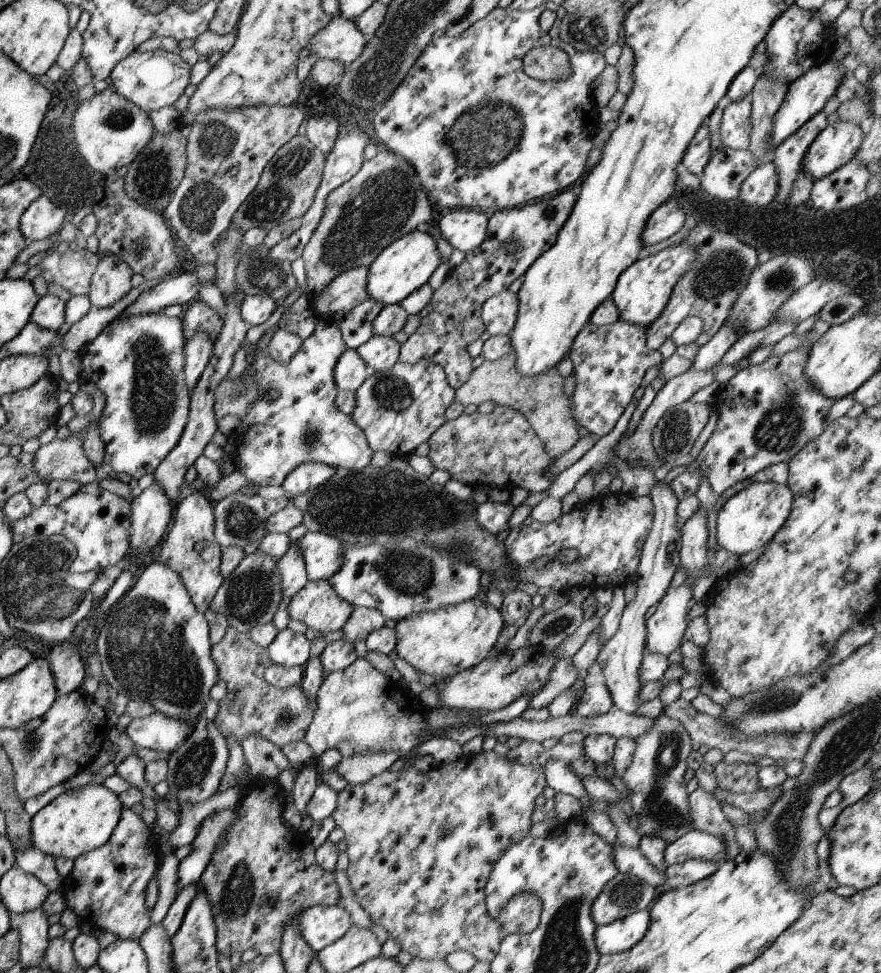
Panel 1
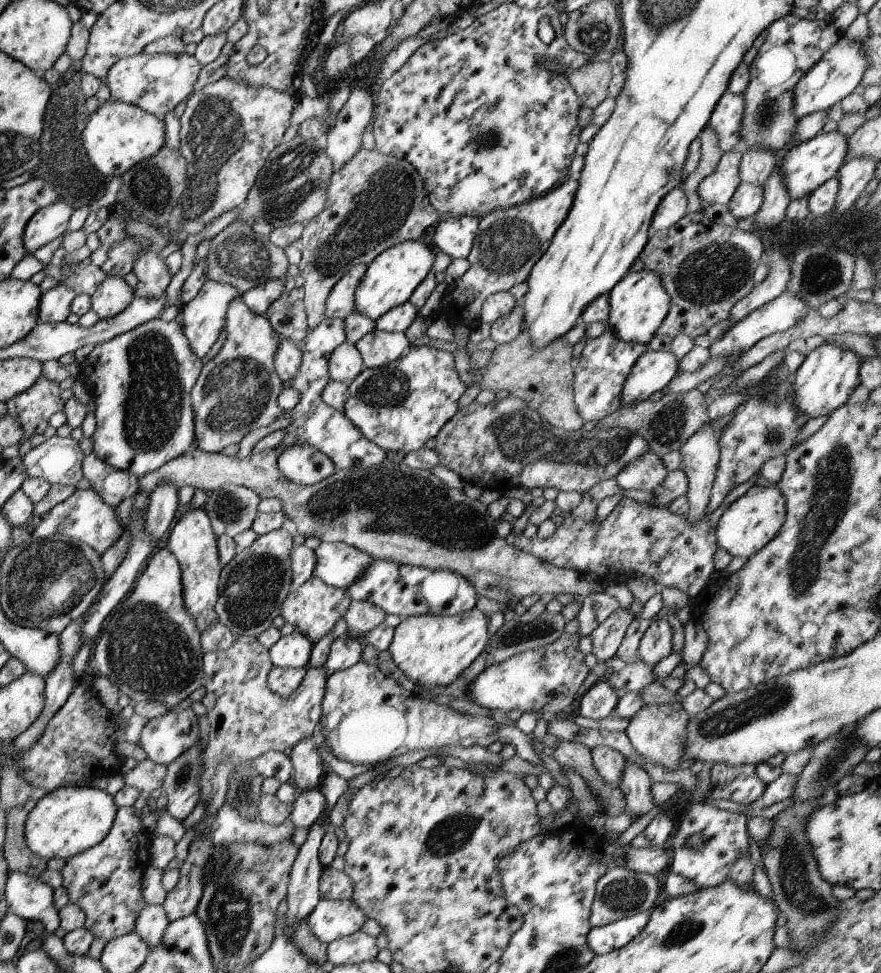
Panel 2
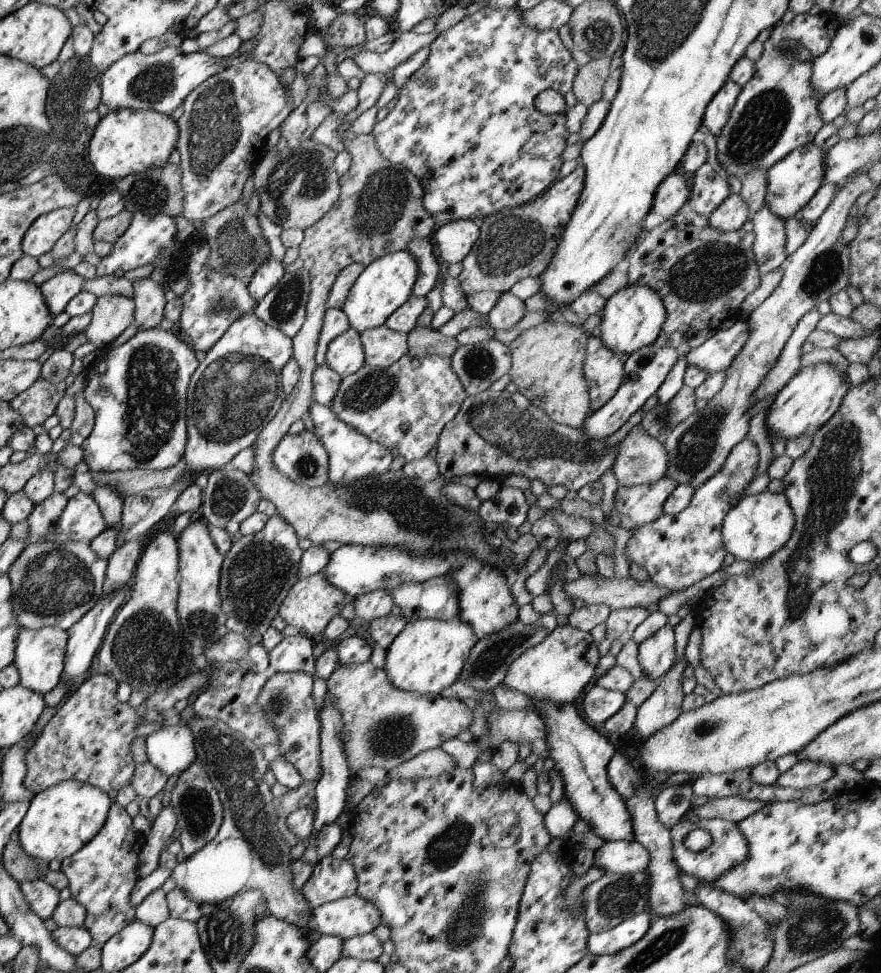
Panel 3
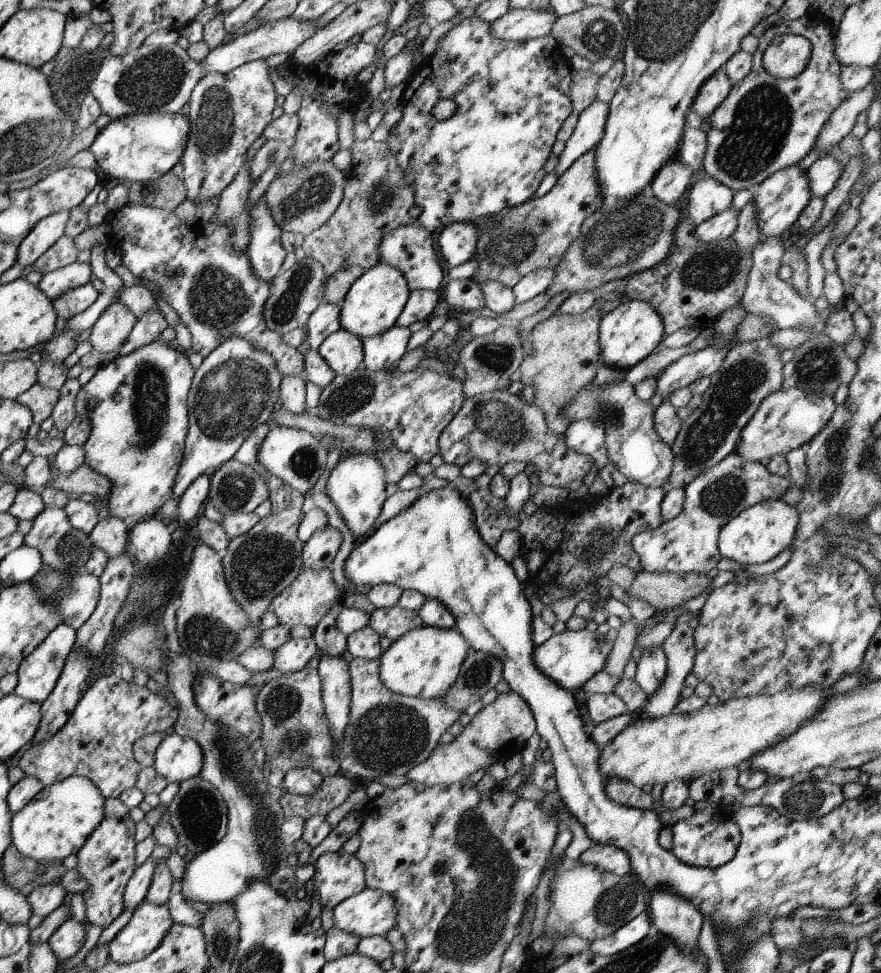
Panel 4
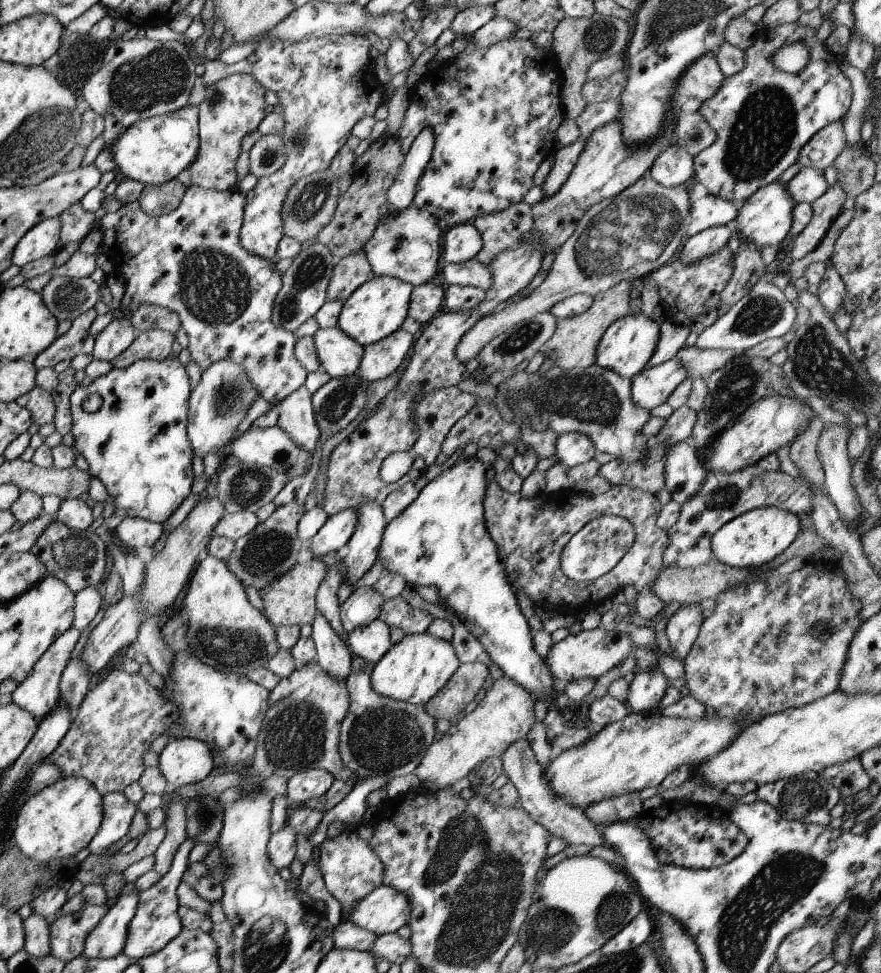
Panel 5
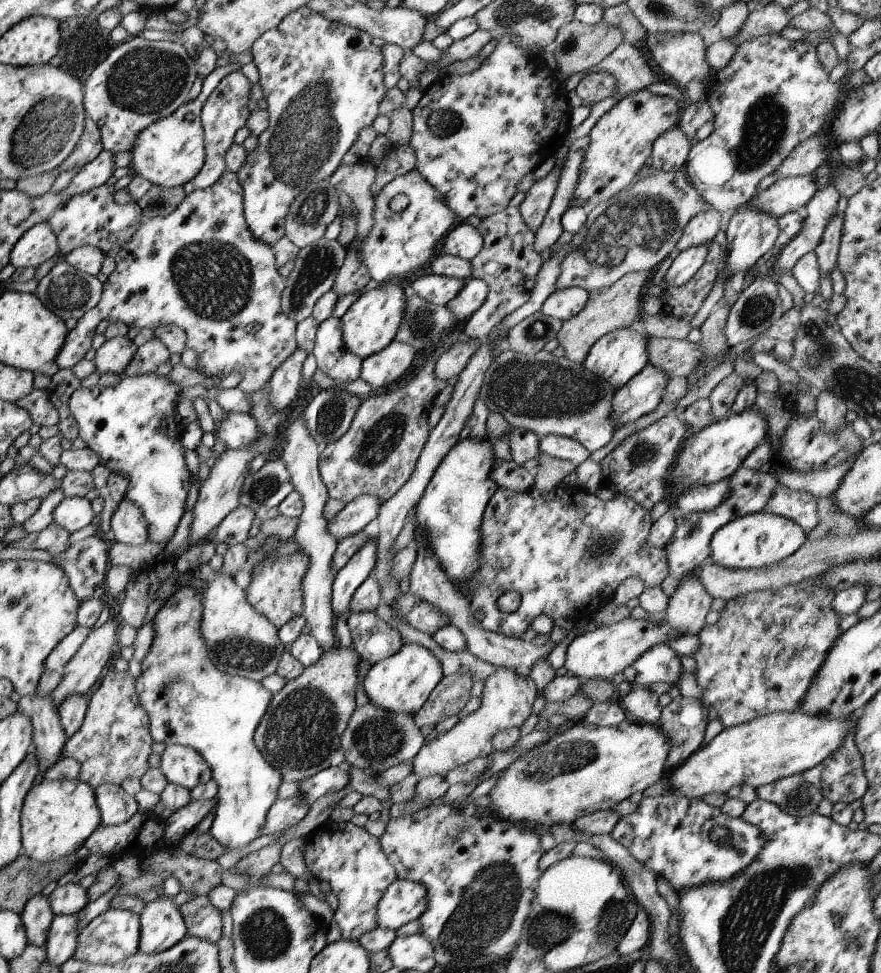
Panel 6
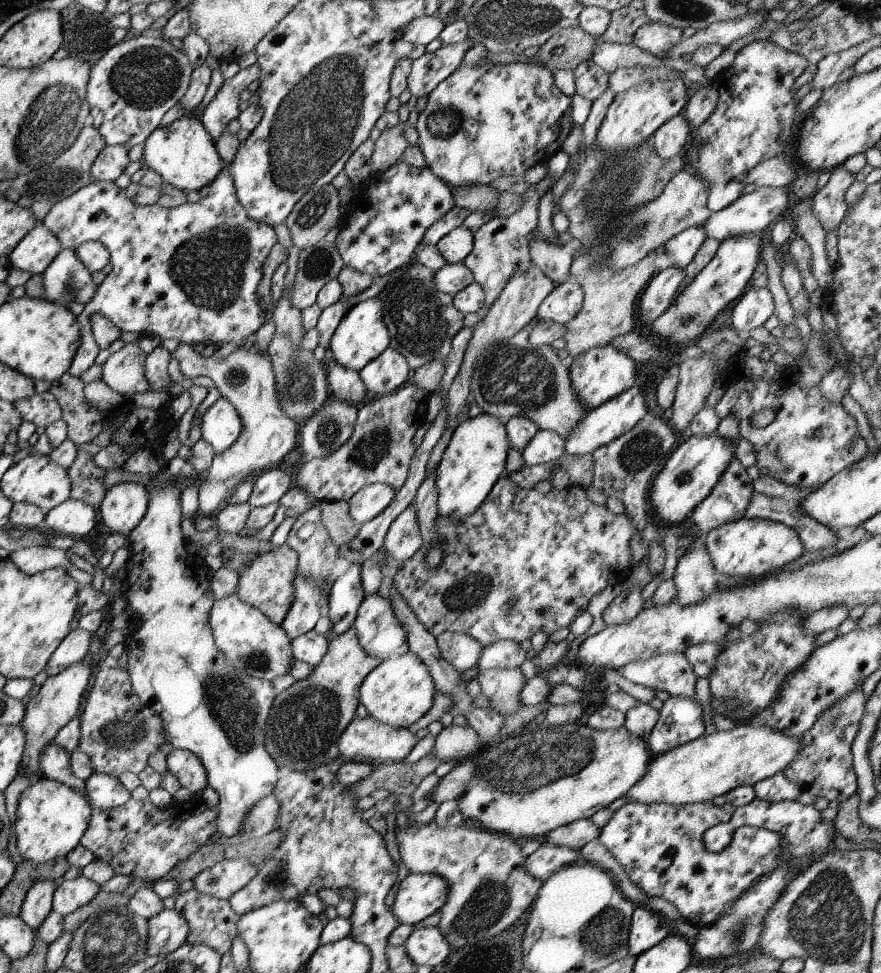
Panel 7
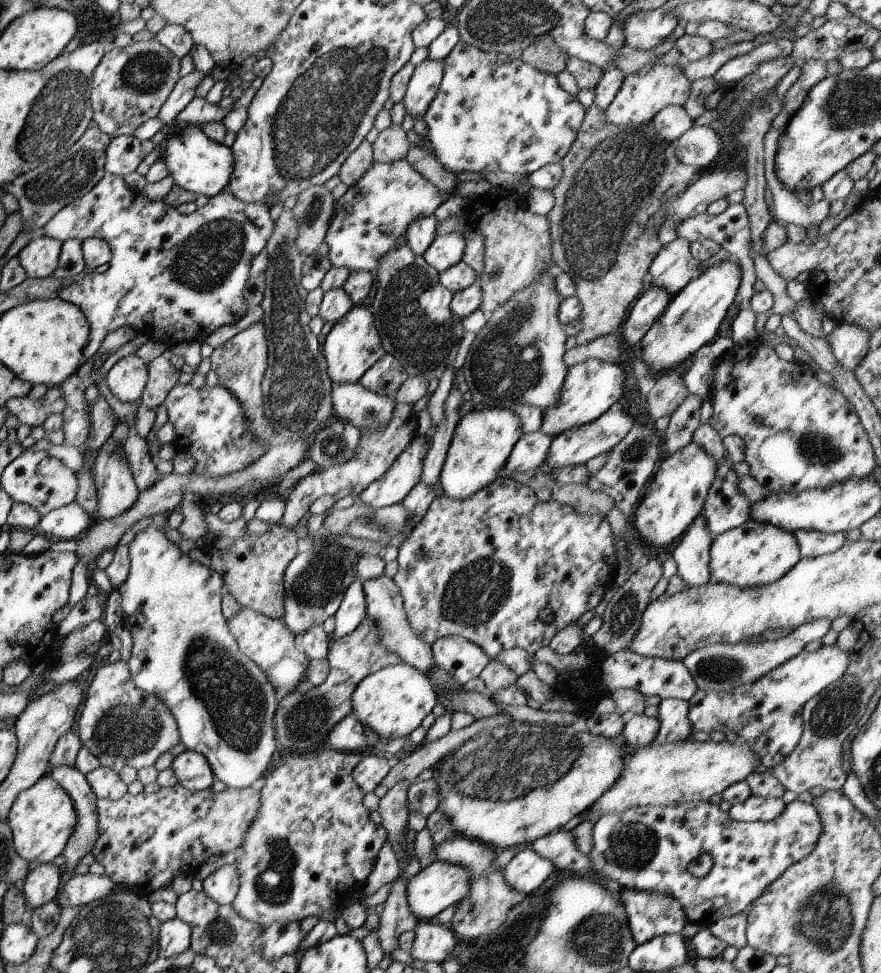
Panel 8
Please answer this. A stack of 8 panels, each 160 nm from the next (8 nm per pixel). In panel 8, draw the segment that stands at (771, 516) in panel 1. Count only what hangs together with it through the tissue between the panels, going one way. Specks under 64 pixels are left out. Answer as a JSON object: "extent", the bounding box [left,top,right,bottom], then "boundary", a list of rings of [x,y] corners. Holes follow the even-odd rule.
{"extent":[708,520,801,589],"boundary":[[[747,520],[738,527],[713,536],[708,555],[708,574],[711,581],[735,585],[740,589],[775,582],[801,558],[792,532],[753,520]]]}

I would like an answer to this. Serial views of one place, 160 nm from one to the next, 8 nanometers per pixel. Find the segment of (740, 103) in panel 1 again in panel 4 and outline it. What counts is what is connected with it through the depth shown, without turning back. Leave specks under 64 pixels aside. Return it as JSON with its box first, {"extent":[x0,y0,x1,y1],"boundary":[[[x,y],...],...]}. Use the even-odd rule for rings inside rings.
{"extent":[691,67,734,118],"boundary":[[[719,67],[711,77],[709,77],[695,94],[691,103],[691,110],[703,118],[708,115],[728,93],[728,90],[734,85],[725,74],[722,67]]]}

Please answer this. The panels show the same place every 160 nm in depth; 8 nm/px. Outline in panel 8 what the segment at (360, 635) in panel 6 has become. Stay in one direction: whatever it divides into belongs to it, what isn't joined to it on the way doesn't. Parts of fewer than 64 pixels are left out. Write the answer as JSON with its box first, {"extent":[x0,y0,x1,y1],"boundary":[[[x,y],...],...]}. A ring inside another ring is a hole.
{"extent":[362,574,434,675],"boundary":[[[385,574],[370,578],[362,582],[363,594],[366,604],[366,616],[376,622],[382,632],[381,644],[391,652],[399,655],[403,663],[427,675],[434,666],[430,645],[419,640],[411,630],[403,610],[402,598],[393,579]]]}

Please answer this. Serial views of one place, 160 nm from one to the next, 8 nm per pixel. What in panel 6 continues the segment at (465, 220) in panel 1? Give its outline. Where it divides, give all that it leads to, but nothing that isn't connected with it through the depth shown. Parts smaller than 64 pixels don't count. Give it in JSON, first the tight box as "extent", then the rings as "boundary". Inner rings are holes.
{"extent":[442,222,482,260],"boundary":[[[458,222],[448,233],[444,234],[442,250],[445,254],[471,260],[482,247],[482,238],[477,229],[464,222]]]}

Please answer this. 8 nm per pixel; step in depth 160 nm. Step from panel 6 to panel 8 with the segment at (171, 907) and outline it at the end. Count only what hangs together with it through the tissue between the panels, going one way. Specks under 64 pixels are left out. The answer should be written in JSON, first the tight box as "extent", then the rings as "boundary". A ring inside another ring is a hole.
{"extent":[158,916,190,957],"boundary":[[[176,916],[158,926],[159,957],[170,957],[189,949],[190,926]]]}

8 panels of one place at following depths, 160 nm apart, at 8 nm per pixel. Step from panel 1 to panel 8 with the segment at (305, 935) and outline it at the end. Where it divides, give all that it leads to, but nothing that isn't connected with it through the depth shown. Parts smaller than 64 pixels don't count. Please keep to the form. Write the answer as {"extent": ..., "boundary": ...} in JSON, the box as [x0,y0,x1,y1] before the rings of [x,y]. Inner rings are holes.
{"extent":[405,860,470,920],"boundary":[[[431,860],[430,864],[419,871],[406,882],[405,895],[409,910],[417,920],[434,920],[435,915],[445,907],[455,905],[468,895],[470,872],[467,867]]]}

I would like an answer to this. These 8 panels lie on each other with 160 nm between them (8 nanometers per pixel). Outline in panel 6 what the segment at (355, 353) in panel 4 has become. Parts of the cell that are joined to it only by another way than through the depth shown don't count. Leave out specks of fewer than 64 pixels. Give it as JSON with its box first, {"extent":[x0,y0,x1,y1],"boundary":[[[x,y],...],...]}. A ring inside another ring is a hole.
{"extent":[311,315,361,385],"boundary":[[[329,315],[329,318],[318,323],[315,331],[313,346],[311,347],[311,354],[316,360],[316,368],[327,374],[331,380],[335,380],[339,385],[344,385],[347,382],[353,382],[360,373],[361,359],[351,354],[344,348],[341,336],[341,327],[338,318]]]}

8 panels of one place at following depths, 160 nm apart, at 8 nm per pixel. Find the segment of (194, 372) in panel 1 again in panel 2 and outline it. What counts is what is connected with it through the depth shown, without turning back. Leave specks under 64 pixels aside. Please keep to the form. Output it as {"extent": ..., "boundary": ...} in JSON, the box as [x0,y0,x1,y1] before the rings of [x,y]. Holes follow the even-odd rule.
{"extent":[177,279,239,360],"boundary":[[[207,279],[194,298],[191,298],[185,305],[179,306],[177,319],[182,327],[191,354],[195,354],[197,360],[201,360],[215,344],[219,332],[223,330],[225,325],[227,306],[238,293],[239,291],[229,284],[217,283]]]}

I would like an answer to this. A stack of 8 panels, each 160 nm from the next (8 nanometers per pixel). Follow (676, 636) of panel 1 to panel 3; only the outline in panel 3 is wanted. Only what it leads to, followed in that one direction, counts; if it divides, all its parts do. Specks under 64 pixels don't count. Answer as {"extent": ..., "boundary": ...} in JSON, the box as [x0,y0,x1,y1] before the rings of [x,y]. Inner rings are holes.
{"extent":[637,623,675,680],"boundary":[[[666,623],[637,646],[637,661],[646,679],[654,680],[672,668],[675,659],[673,629]]]}

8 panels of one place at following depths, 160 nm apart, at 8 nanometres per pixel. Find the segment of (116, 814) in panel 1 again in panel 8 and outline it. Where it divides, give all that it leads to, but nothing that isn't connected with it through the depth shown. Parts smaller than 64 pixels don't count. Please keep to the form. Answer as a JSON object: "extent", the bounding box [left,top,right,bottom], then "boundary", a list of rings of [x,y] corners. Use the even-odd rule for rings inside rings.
{"extent":[5,773,76,866],"boundary":[[[47,773],[33,786],[27,787],[17,795],[5,821],[11,831],[11,842],[15,852],[29,866],[33,866],[39,863],[51,863],[55,856],[61,854],[73,832],[76,814],[67,793]]]}

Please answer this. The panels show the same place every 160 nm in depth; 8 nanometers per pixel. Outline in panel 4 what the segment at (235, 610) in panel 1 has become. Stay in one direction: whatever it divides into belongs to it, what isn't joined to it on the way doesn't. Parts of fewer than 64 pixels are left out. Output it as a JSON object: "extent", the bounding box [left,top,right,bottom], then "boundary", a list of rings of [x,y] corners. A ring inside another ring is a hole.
{"extent":[221,422,303,642],"boundary":[[[266,422],[253,428],[245,440],[241,442],[241,446],[237,448],[232,459],[251,466],[264,478],[268,490],[267,500],[270,502],[270,511],[245,534],[228,541],[221,550],[222,569],[227,588],[229,588],[235,602],[246,612],[248,621],[256,632],[256,642],[261,634],[257,629],[259,617],[263,612],[269,610],[271,599],[287,588],[302,568],[300,555],[302,542],[296,533],[303,515],[301,513],[302,494],[287,486],[276,476],[269,474],[256,459],[257,449],[269,428],[270,426]]]}

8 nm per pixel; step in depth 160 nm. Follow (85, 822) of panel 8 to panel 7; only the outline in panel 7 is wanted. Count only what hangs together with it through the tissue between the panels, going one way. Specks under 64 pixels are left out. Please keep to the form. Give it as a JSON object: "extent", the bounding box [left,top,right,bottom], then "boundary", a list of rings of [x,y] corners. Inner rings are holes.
{"extent":[39,742,86,798],"boundary":[[[53,742],[47,745],[39,757],[39,775],[46,779],[57,781],[81,793],[86,798],[84,781],[73,776],[68,755],[60,746]]]}

